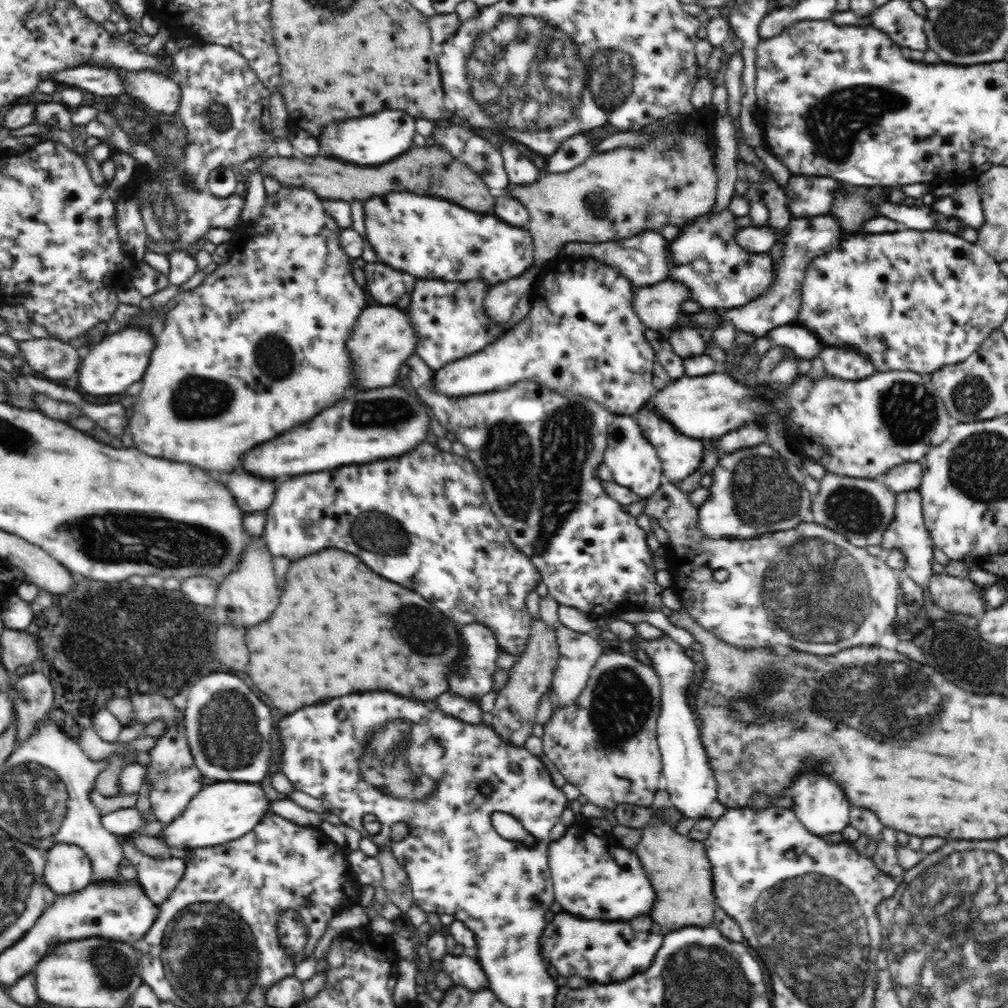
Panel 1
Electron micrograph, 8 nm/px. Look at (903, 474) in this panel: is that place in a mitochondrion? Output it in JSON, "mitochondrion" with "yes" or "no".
{"mitochondrion":"no"}

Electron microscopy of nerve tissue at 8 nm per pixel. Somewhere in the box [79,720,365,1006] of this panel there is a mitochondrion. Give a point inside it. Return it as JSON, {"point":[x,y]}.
{"point":[112,967]}

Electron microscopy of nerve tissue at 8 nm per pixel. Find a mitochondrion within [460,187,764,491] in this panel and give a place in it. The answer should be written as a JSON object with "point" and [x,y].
{"point":[597,203]}

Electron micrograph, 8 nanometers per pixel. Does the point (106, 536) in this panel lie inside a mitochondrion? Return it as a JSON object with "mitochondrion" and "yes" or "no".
{"mitochondrion":"yes"}

